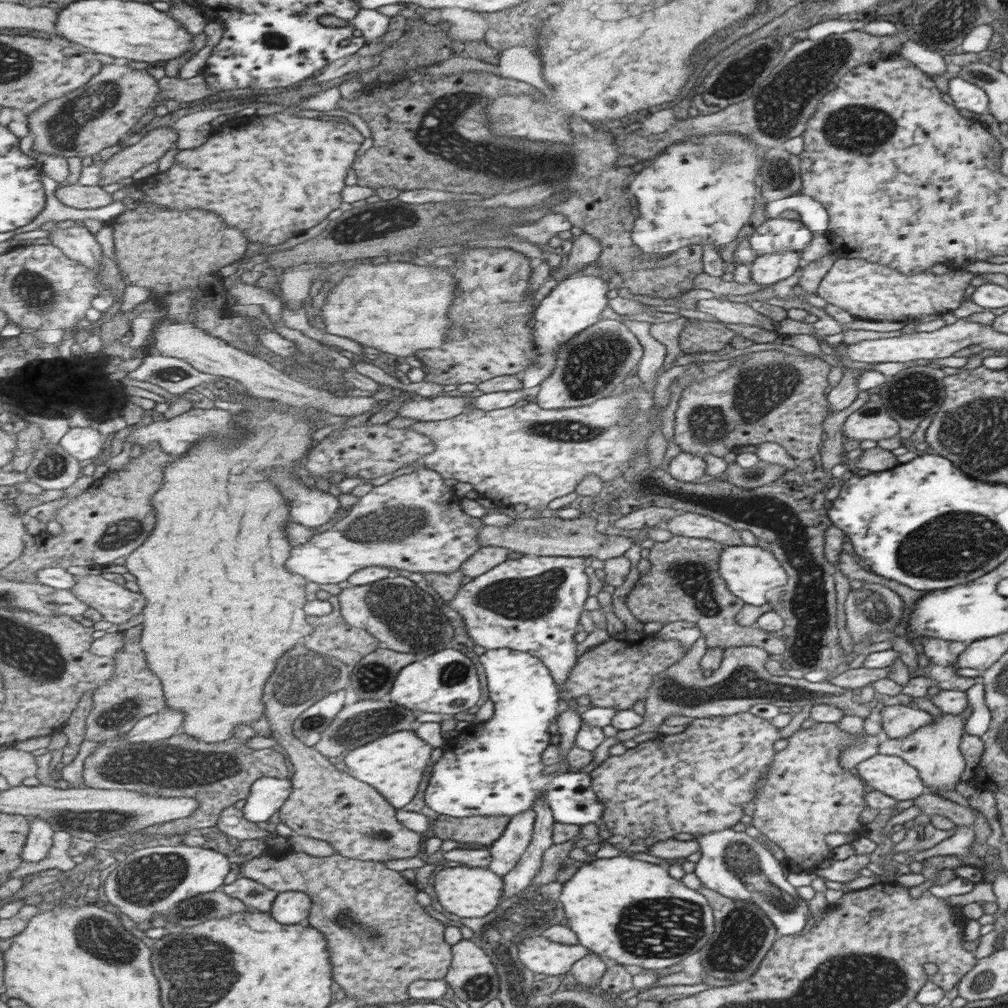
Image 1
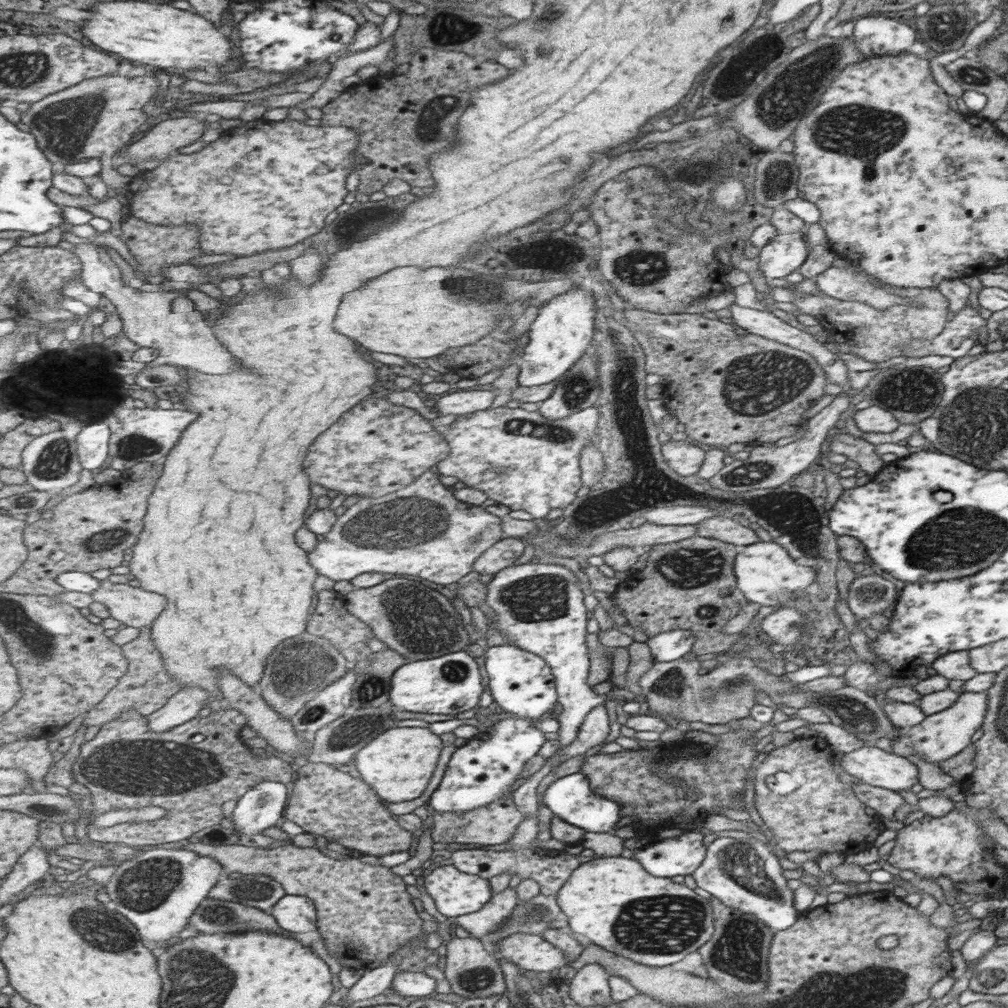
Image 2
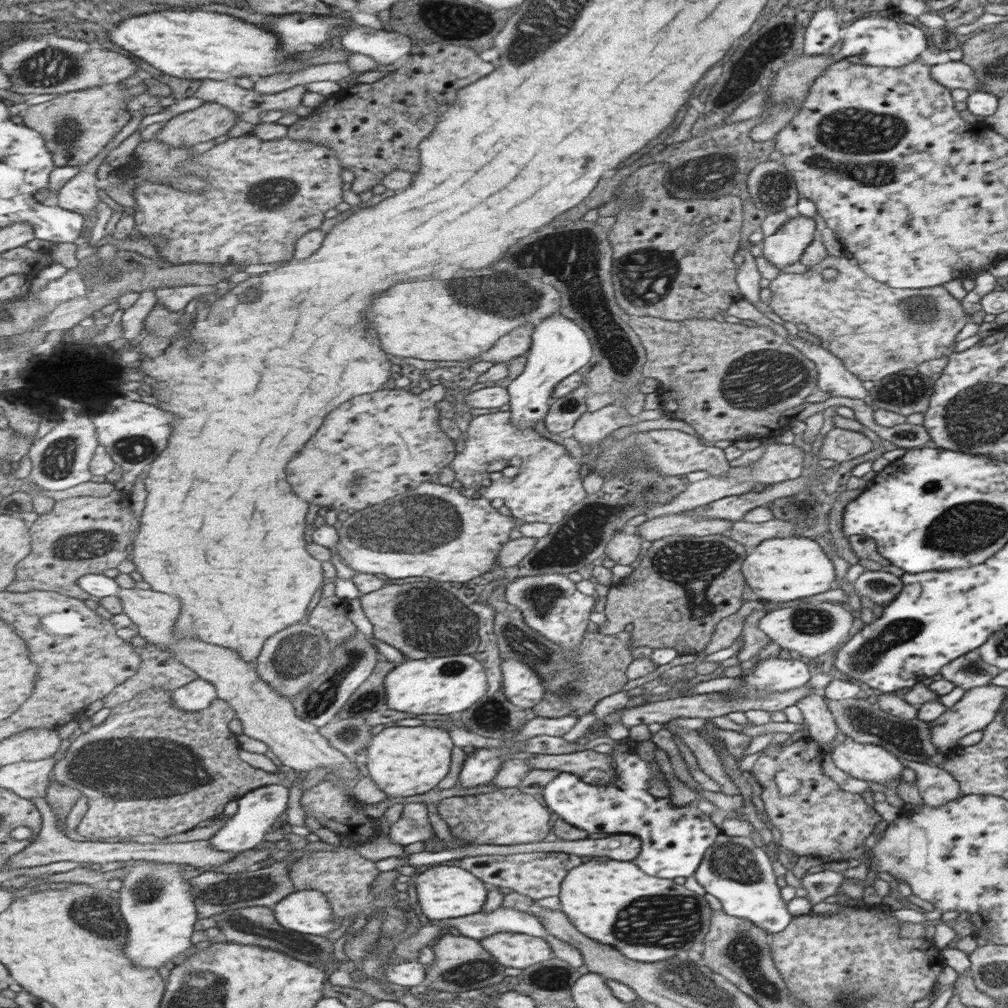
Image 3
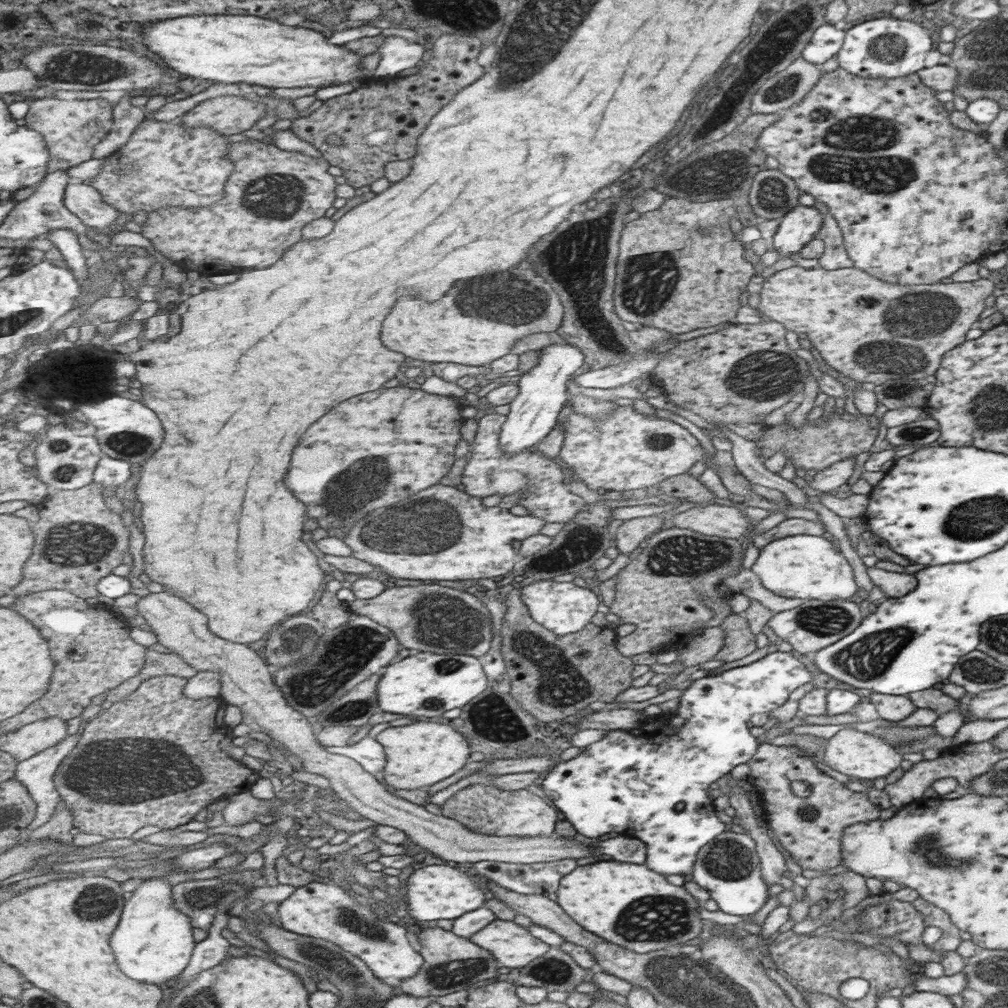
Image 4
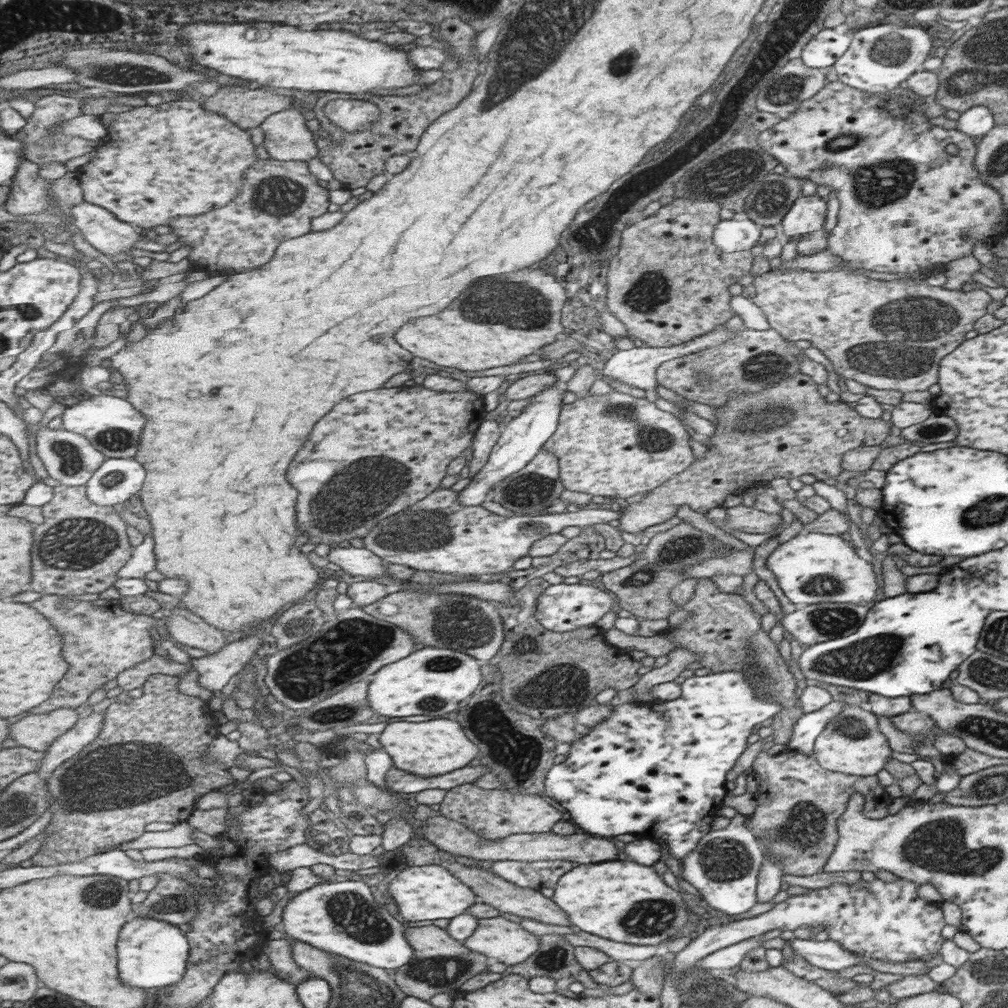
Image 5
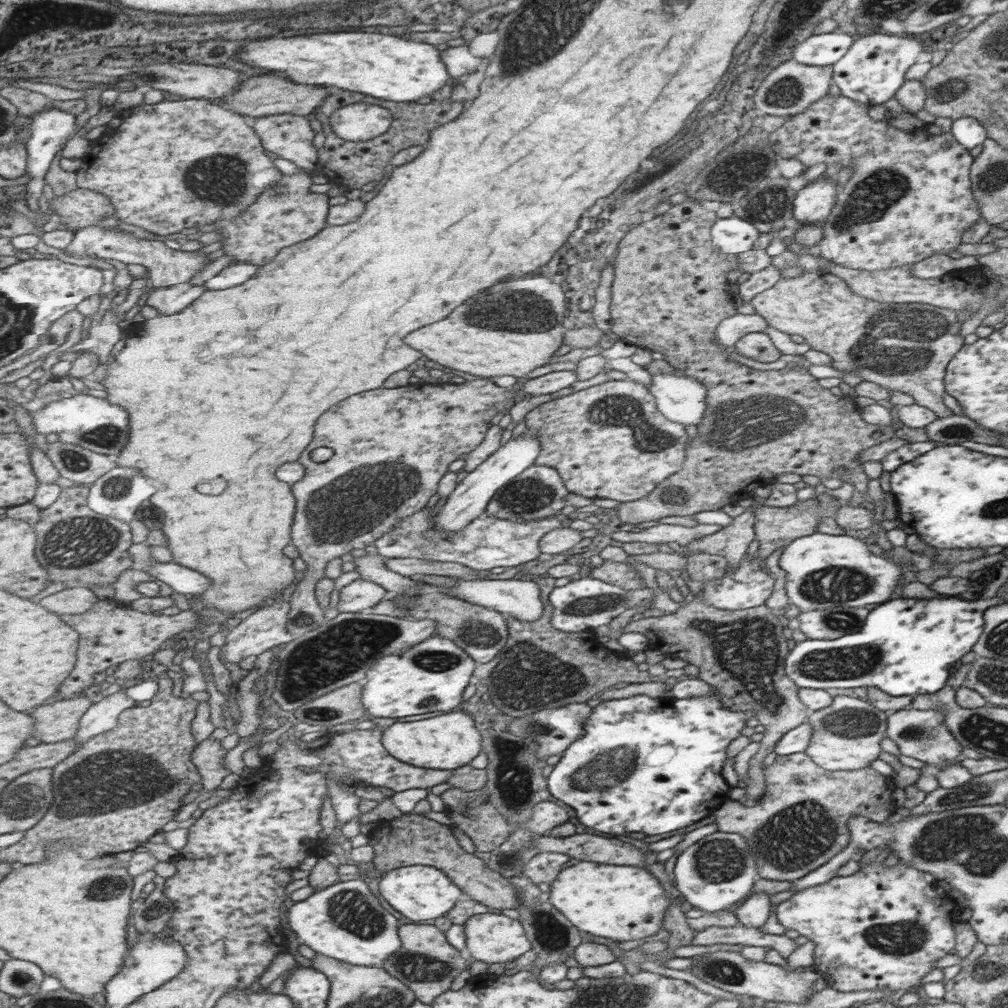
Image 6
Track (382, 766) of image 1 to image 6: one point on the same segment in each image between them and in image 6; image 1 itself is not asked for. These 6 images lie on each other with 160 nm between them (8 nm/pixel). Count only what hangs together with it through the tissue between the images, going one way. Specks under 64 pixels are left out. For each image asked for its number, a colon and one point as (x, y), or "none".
2: (399, 764)
3: (402, 761)
4: (424, 752)
5: (428, 748)
6: (448, 742)

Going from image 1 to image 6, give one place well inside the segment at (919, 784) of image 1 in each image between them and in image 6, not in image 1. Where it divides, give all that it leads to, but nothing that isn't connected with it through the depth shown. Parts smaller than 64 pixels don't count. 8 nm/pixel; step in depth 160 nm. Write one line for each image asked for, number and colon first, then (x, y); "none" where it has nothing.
2: (875, 767)
3: (863, 761)
4: (863, 756)
5: (850, 743)
6: (845, 735)

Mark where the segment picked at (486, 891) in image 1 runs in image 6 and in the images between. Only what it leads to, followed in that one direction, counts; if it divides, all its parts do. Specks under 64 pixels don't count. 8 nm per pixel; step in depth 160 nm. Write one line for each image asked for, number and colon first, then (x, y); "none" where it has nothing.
2: (455, 893)
3: (444, 892)
4: (437, 891)
5: (430, 892)
6: (419, 892)

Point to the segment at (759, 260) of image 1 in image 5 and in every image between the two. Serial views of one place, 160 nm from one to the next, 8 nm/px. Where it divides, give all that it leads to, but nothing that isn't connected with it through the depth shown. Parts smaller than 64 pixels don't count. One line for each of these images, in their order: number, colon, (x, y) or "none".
2: (783, 253)
3: (785, 245)
4: (798, 226)
5: (807, 214)

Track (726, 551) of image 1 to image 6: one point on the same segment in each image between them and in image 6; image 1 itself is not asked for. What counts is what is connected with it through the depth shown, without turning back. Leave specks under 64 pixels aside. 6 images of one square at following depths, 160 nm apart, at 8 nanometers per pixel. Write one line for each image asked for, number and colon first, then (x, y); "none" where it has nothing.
2: (763, 569)
3: (780, 569)
4: (803, 566)
5: (809, 568)
6: (820, 569)

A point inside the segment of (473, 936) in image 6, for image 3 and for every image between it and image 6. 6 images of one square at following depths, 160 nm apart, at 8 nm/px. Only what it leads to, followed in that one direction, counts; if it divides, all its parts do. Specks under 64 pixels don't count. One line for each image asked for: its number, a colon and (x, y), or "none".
3: (516, 950)
4: (513, 946)
5: (499, 940)

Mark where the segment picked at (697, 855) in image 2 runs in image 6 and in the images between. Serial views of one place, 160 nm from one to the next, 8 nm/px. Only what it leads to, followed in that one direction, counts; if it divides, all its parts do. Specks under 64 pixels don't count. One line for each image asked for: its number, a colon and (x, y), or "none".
3: (674, 840)
4: (650, 782)
5: (654, 769)
6: (645, 764)

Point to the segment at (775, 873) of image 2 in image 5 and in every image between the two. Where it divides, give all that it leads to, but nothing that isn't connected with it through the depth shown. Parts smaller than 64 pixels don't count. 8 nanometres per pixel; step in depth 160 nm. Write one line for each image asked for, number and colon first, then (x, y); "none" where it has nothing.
3: (740, 875)
4: (728, 868)
5: (724, 866)

